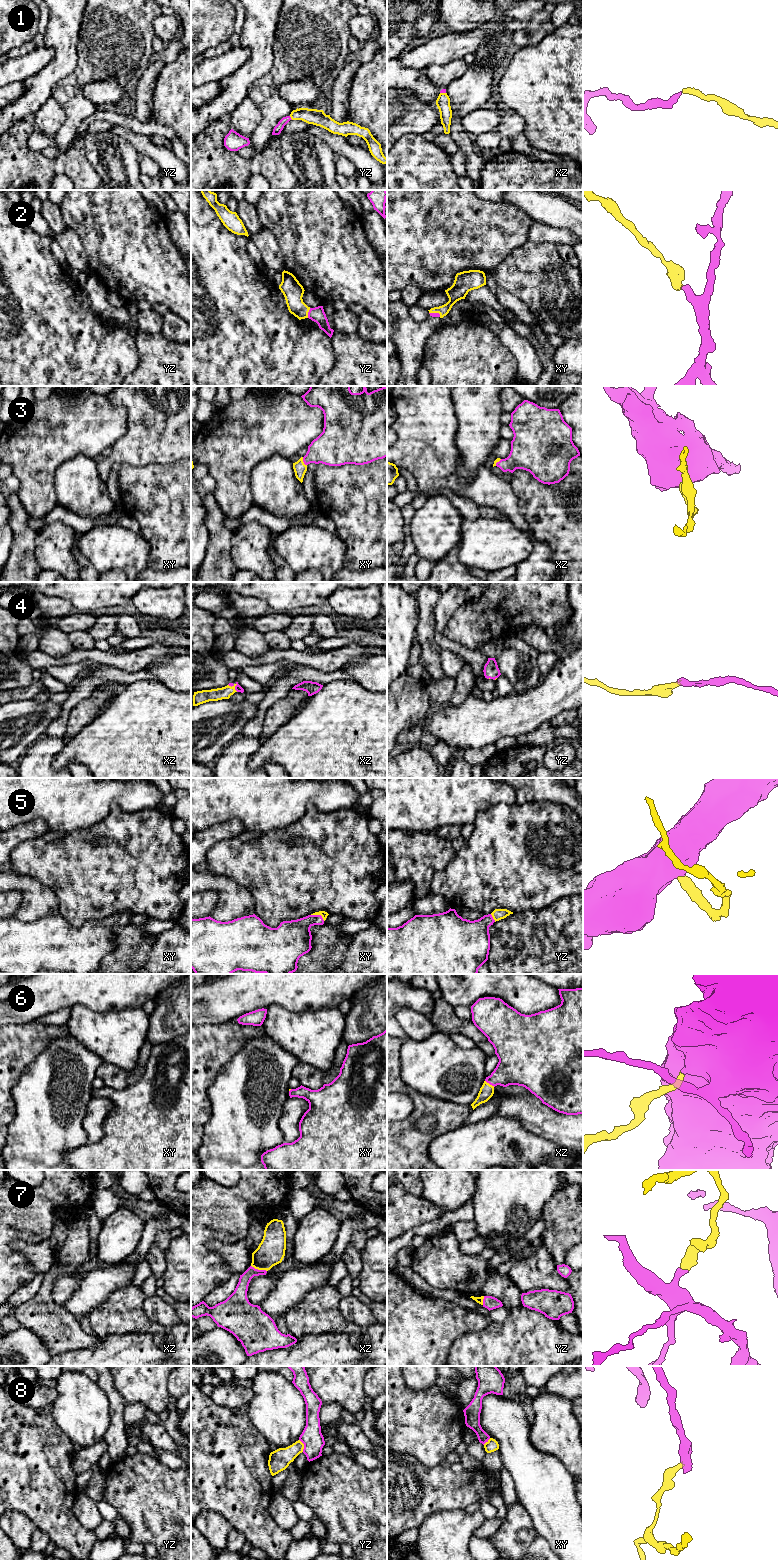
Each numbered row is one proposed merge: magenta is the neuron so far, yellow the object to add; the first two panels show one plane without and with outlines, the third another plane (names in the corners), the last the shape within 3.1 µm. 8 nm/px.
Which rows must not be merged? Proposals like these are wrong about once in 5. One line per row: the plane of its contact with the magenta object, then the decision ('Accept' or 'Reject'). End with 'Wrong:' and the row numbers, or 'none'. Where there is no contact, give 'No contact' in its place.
1: Touches magenta in yz. Accept
2: Touches magenta in yz. Accept
3: Touches magenta in xy. Accept
4: Touches magenta in xz. Accept
5: Touches magenta in xy. Accept
6: Touches magenta in xz. Accept
7: Touches magenta in xz. Accept
8: Touches magenta in yz. Reject
Wrong: 8

